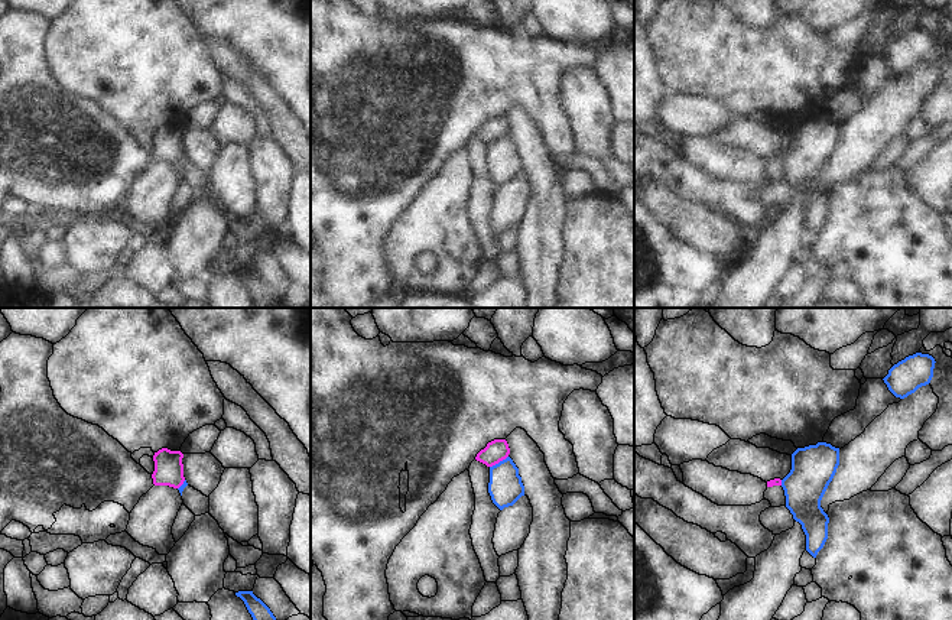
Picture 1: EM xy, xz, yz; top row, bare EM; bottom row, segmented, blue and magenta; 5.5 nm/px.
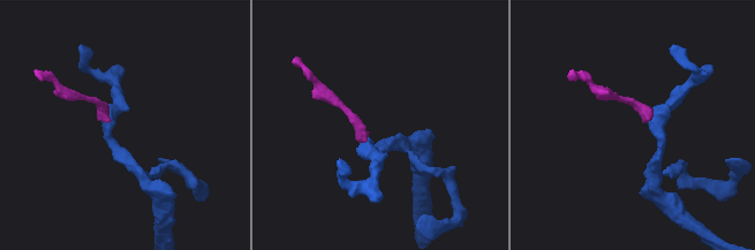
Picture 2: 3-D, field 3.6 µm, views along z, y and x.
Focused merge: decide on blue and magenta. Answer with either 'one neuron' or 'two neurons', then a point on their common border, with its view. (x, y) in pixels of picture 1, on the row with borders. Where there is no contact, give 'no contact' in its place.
two neurons; meets blue in xz at (500, 461)

